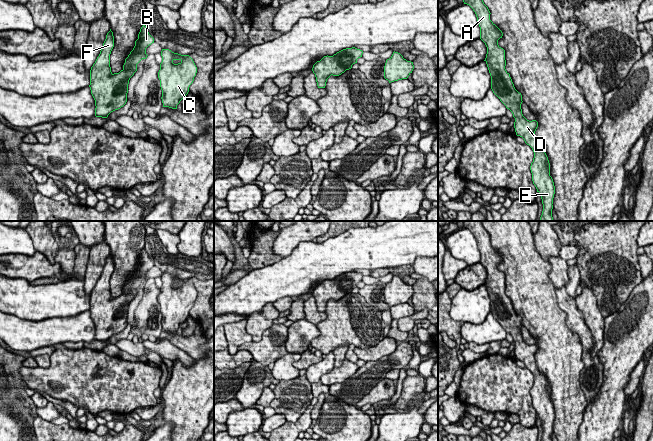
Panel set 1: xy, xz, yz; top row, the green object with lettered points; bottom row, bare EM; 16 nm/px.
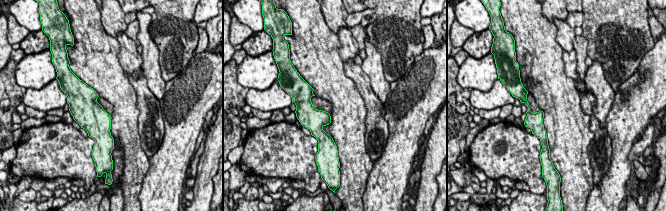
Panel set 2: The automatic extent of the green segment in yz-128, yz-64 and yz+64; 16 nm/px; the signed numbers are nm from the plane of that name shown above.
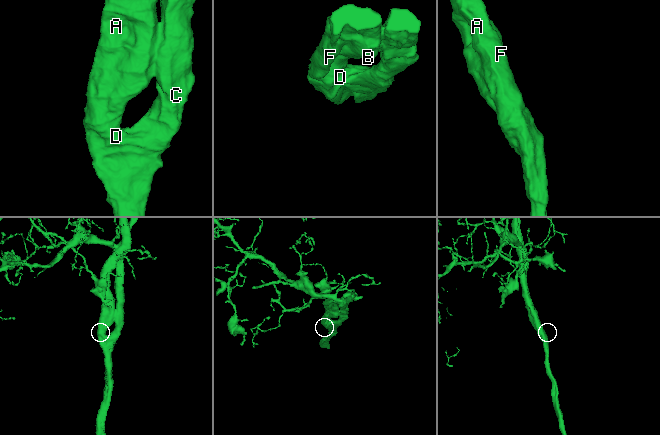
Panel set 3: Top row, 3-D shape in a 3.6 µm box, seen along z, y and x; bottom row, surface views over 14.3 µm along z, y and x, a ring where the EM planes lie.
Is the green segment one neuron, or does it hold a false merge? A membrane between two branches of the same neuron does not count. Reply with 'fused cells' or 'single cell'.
single cell

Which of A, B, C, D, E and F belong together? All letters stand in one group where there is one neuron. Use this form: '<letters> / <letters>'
A B C D E F

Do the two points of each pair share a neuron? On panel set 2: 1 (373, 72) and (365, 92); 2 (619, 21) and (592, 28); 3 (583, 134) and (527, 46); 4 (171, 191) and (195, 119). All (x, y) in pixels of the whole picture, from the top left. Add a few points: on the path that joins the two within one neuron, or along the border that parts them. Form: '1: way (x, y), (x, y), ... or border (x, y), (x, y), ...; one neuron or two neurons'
1: border (360, 66), (369, 79), (371, 89), (381, 101); two neurons
2: way (612, 24), (601, 24), (599, 26); one neuron
3: way (563, 112), (561, 103), (543, 76), (541, 68); one neuron
4: way (171, 173), (171, 160), (179, 144), (180, 137); one neuron

